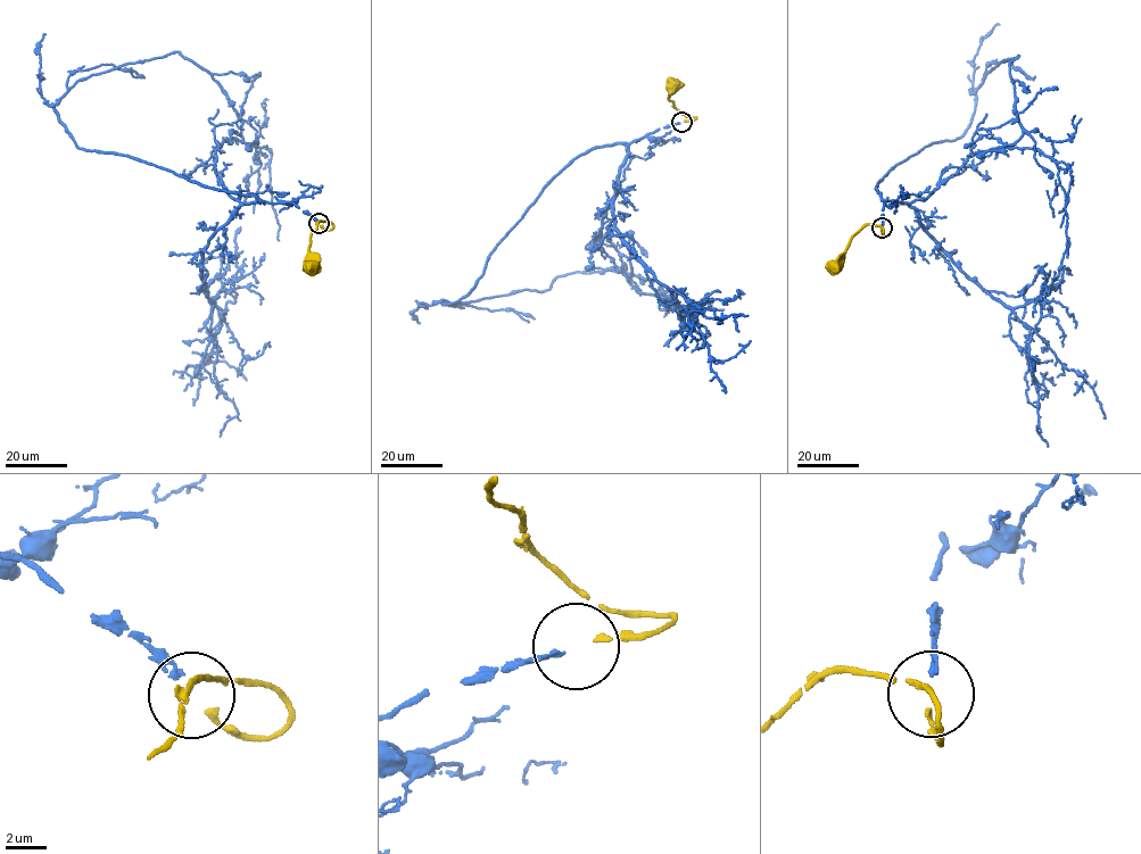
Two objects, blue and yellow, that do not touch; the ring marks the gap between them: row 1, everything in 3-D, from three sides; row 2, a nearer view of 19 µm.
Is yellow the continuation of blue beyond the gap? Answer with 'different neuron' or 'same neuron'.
same neuron

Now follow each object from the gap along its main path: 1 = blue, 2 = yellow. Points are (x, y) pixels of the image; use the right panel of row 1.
1: (882, 225), (876, 184), (959, 139), (972, 93), (1018, 56), (1023, 135), (985, 151), (1008, 157)
2: (882, 230), (884, 234), (878, 225), (867, 224), (833, 266)

